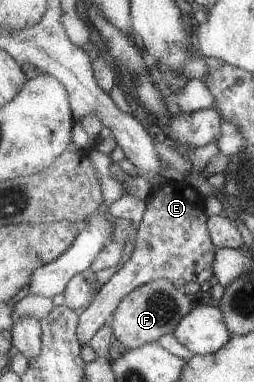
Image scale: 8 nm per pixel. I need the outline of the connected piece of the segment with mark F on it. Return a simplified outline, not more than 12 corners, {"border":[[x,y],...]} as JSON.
{"border":[[173,281],[130,292],[111,318],[129,349],[173,335],[194,308]]}

